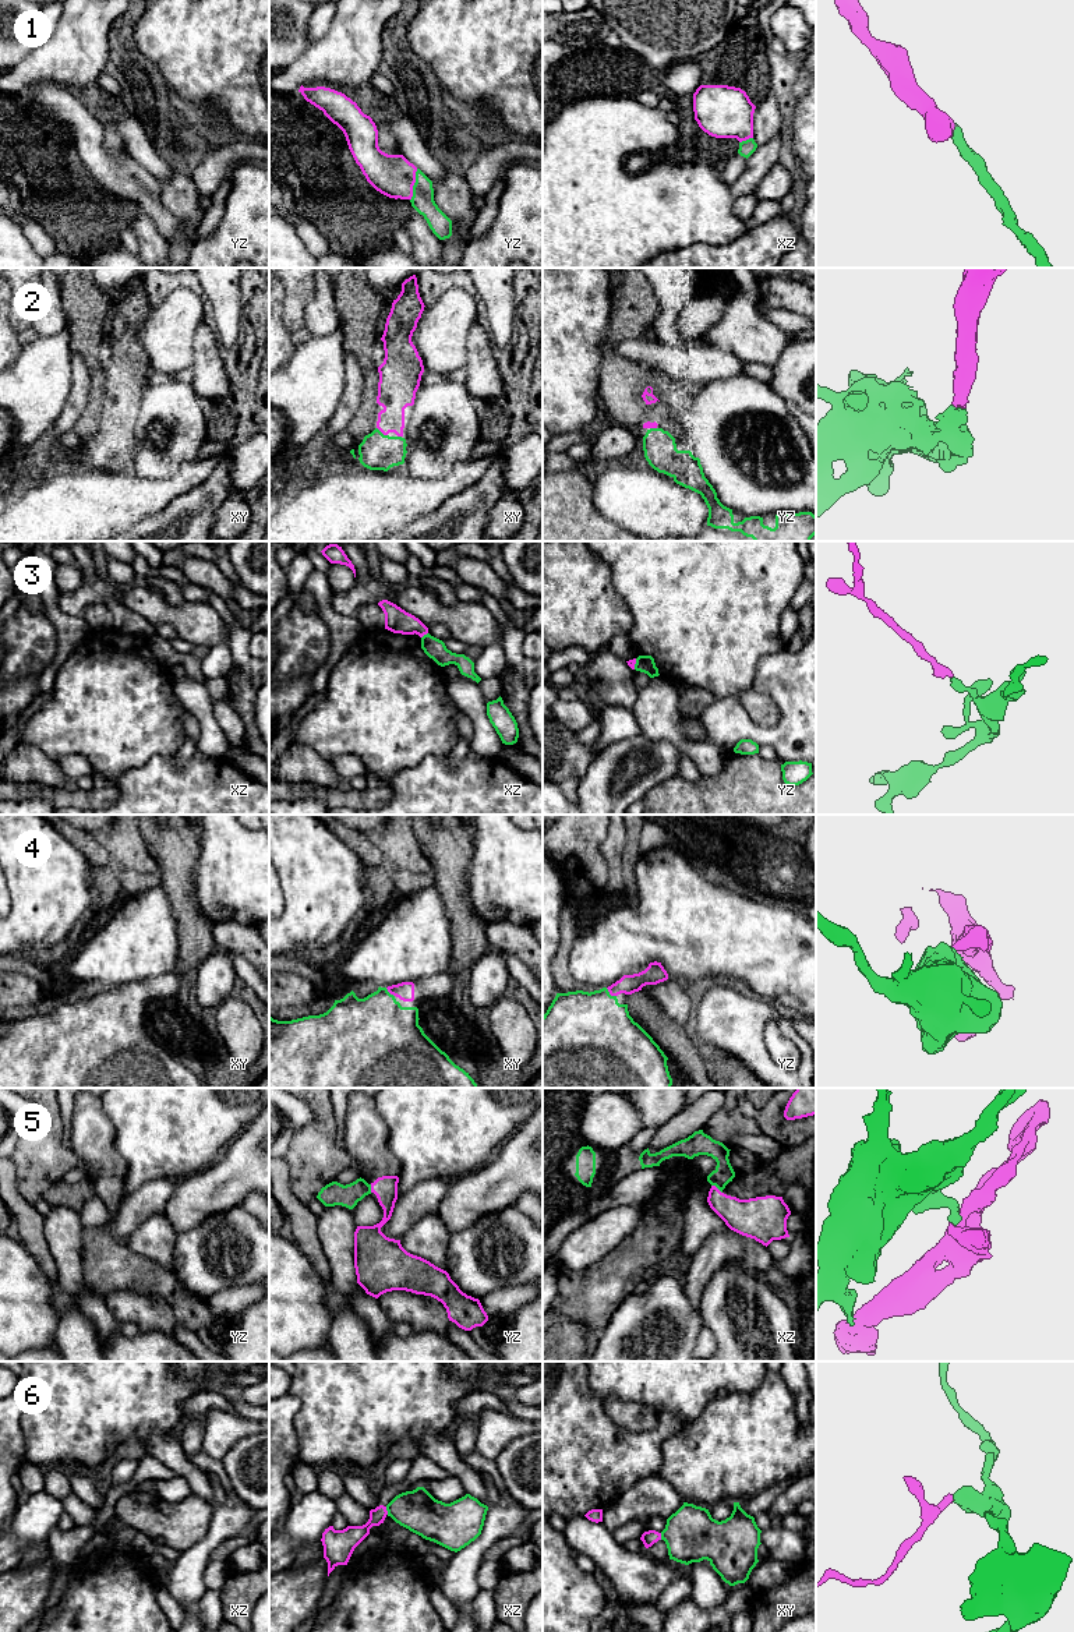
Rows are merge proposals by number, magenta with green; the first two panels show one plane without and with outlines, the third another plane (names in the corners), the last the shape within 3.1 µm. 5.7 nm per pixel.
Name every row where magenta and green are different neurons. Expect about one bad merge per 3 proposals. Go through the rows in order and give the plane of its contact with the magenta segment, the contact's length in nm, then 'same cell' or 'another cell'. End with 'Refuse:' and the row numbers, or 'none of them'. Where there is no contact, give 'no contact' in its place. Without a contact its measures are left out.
1: yz | 190 nm | same cell
2: xy | 80 nm | same cell
3: xz | 50 nm | another cell
4: yz | 80 nm | same cell
5: xz | 80 nm | another cell
6: xz | 50 nm | another cell
Refuse: 3, 5, 6

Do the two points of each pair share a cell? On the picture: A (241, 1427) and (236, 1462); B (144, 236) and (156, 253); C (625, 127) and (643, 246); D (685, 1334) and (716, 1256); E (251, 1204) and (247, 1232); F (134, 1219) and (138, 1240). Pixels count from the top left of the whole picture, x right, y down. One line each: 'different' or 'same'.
A: different
B: same
C: same
D: different
E: different
F: different

